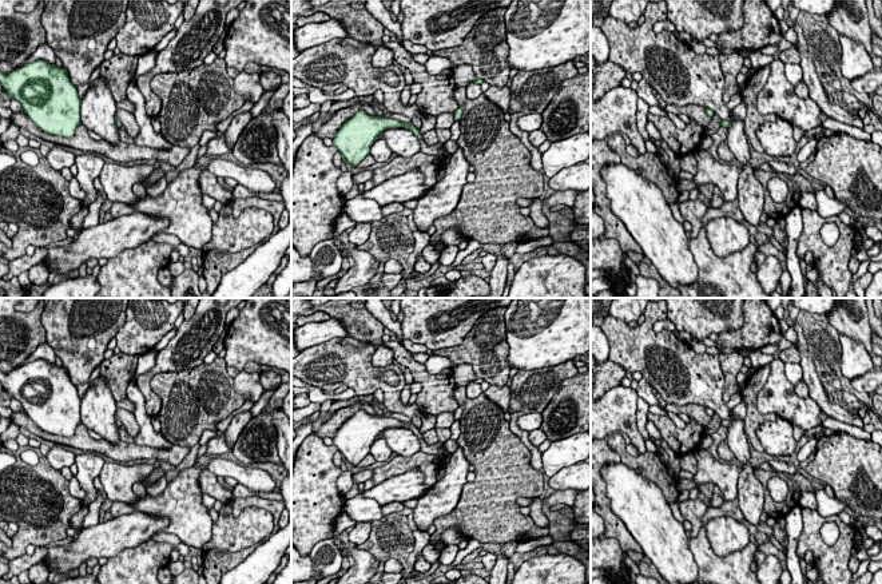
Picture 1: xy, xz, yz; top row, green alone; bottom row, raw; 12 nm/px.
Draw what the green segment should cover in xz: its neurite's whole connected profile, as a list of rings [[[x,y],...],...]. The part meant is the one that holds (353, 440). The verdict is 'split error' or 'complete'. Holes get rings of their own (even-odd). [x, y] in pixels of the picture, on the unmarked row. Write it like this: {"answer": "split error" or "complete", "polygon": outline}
{"answer": "split error", "polygon": [[[359,409],[353,417],[347,418],[342,426],[335,432],[333,445],[345,457],[345,461],[357,466],[369,453],[370,446],[376,441],[377,436],[386,428],[402,426],[410,429],[420,441],[420,450],[426,454],[438,456],[444,464],[448,464],[452,453],[449,453],[444,444],[437,442],[428,445],[417,426],[413,422],[402,422],[389,417],[376,417],[368,414],[363,409]]]}

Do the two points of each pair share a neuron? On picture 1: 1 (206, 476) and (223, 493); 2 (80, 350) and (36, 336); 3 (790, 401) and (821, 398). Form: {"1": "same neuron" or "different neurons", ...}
{"1": "same neuron", "2": "different neurons", "3": "different neurons"}

